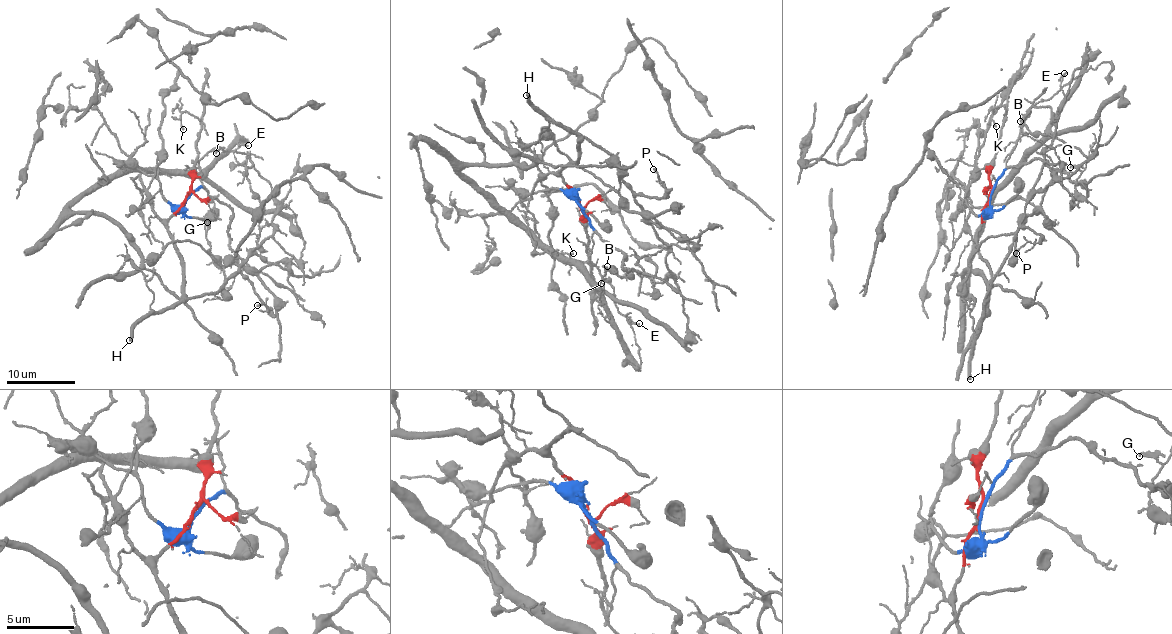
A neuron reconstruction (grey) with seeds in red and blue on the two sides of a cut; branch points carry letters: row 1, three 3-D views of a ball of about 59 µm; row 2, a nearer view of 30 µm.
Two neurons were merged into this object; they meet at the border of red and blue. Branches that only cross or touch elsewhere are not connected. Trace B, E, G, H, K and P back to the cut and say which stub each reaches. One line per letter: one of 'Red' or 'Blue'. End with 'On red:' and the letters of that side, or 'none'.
B: Blue
E: Blue
G: Blue
H: Red
K: Red
P: Red
On red: H, K, P

